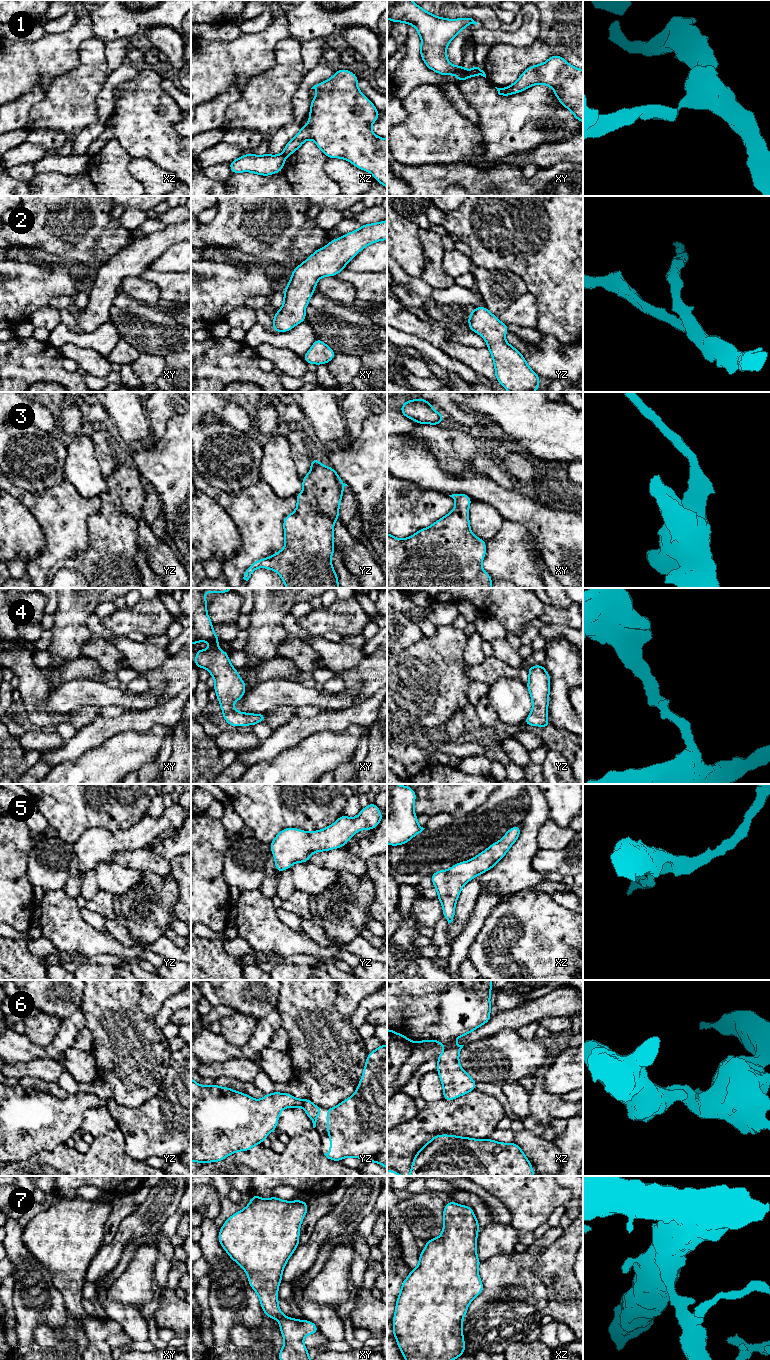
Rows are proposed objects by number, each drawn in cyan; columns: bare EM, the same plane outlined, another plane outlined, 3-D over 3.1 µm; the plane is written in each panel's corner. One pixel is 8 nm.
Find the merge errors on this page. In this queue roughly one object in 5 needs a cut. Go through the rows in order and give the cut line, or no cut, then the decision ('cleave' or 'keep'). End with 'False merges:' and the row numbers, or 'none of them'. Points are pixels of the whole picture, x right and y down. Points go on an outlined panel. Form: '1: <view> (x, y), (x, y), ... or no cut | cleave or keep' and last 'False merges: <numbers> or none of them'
1: xz (283, 153), (286, 156) | cleave
2: no cut | keep
3: no cut | keep
4: no cut | keep
5: no cut | keep
6: no cut | keep
7: no cut | keep
False merges: 1

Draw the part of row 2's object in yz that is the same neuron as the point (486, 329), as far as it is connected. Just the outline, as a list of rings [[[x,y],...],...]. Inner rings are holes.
[[[486,306],[483,308],[474,307],[473,312],[467,318],[469,320],[468,329],[478,333],[487,343],[487,348],[494,362],[497,381],[508,392],[535,392],[538,390],[541,378],[529,367],[523,355],[505,341],[508,325],[490,313]]]

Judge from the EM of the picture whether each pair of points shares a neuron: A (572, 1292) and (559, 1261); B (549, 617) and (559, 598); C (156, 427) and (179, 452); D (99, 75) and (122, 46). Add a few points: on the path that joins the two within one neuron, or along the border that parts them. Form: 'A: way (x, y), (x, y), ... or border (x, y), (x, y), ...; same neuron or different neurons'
A: way (564, 1284), (559, 1279), (559, 1269); same neuron
B: border (572, 603), (565, 609), (559, 609), (553, 604); different neurons
C: border (174, 414), (168, 420), (164, 434), (148, 446); different neurons
D: border (105, 43), (108, 75); different neurons

